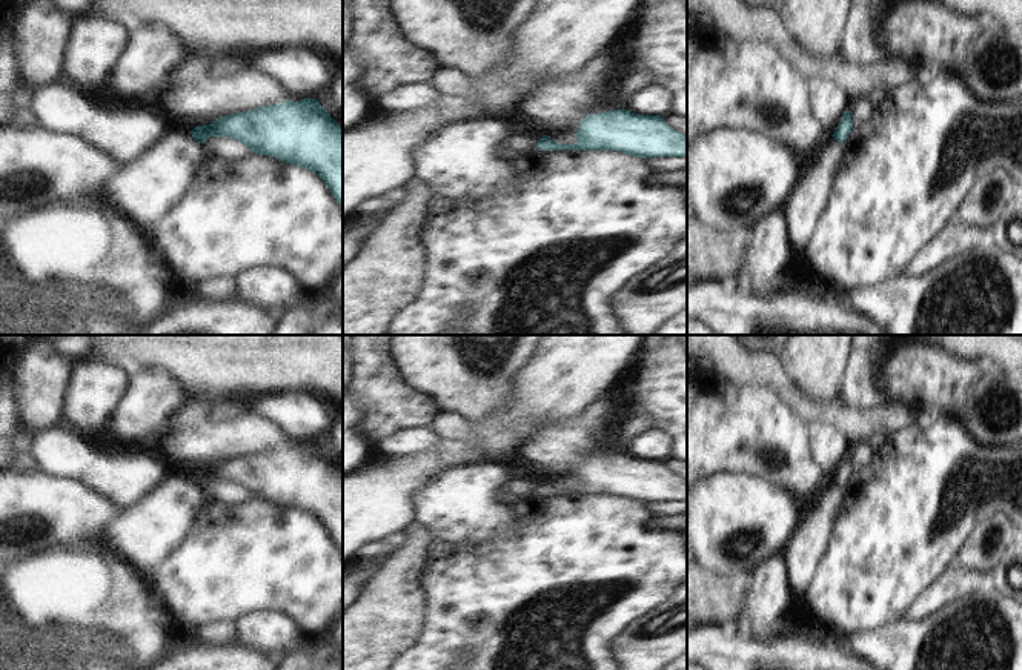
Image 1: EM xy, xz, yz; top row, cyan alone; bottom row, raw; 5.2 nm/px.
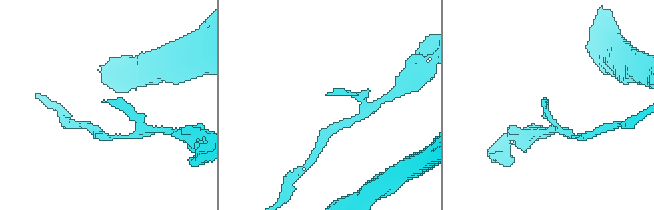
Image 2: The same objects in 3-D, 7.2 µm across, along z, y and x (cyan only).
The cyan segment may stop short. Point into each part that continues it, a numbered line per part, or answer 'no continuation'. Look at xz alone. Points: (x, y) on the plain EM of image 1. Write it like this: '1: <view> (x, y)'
1: xz (554, 446)

